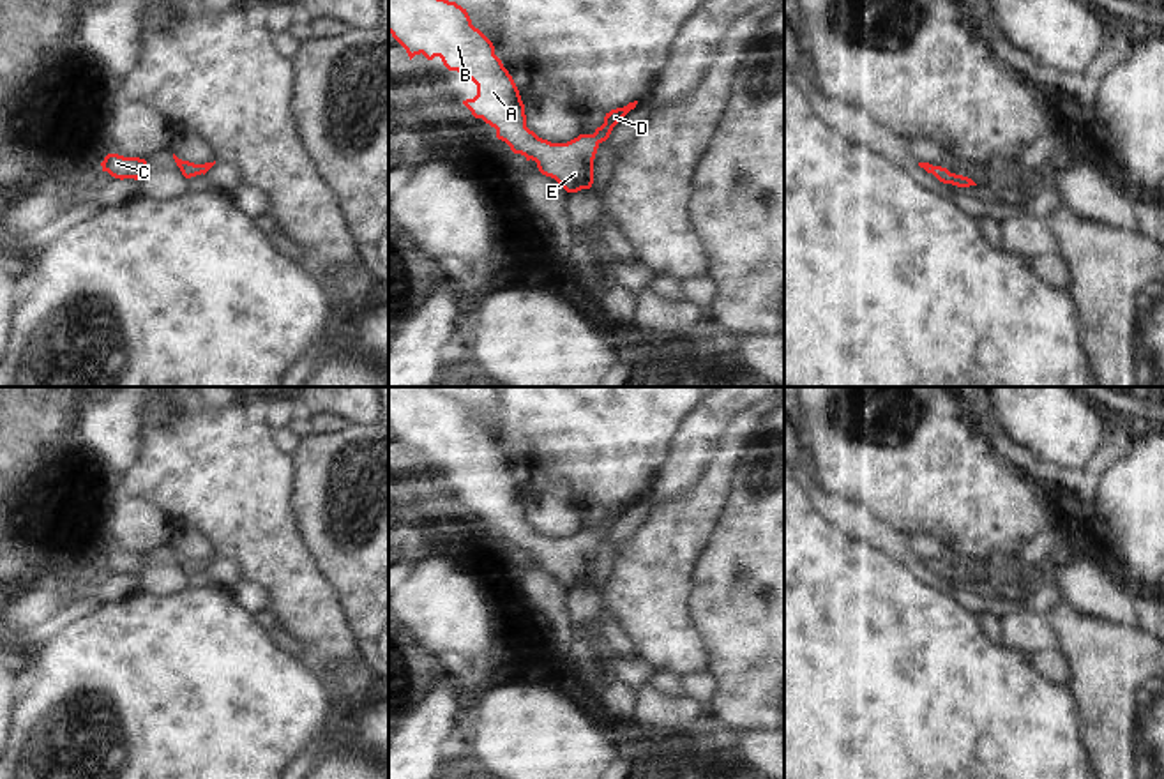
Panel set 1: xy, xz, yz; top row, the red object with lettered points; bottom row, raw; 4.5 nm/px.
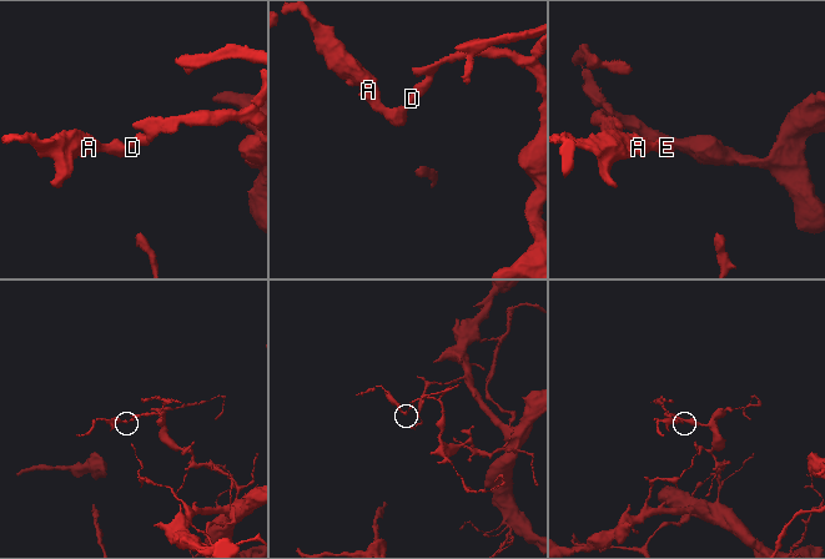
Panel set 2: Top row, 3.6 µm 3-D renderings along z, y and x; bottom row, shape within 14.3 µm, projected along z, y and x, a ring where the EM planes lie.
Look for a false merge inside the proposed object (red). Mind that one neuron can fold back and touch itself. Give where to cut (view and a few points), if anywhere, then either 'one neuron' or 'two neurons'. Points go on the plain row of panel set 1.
no cut | one neuron

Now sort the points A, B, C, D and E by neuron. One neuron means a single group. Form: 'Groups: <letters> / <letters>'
Groups: A B C D E

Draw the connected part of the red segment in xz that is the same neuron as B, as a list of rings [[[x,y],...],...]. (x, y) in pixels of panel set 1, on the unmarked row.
[[[389,387],[389,427],[406,445],[410,456],[420,449],[427,456],[440,452],[449,466],[457,466],[463,473],[472,475],[477,480],[477,491],[463,496],[472,511],[495,523],[498,535],[505,537],[514,549],[525,551],[526,556],[535,556],[539,567],[555,574],[567,588],[592,583],[593,555],[599,541],[609,533],[613,523],[638,500],[634,496],[606,509],[604,519],[593,530],[579,530],[567,539],[551,539],[526,523],[525,500],[512,472],[495,450],[493,438],[472,420],[466,405],[456,397],[438,394],[431,387]]]

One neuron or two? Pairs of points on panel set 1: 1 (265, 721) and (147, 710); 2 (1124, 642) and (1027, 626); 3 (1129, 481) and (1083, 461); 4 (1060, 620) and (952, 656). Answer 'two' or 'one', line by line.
1: one
2: two
3: two
4: two

